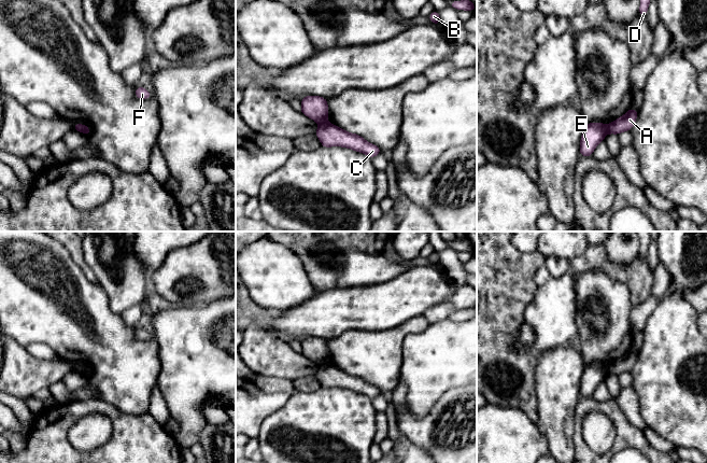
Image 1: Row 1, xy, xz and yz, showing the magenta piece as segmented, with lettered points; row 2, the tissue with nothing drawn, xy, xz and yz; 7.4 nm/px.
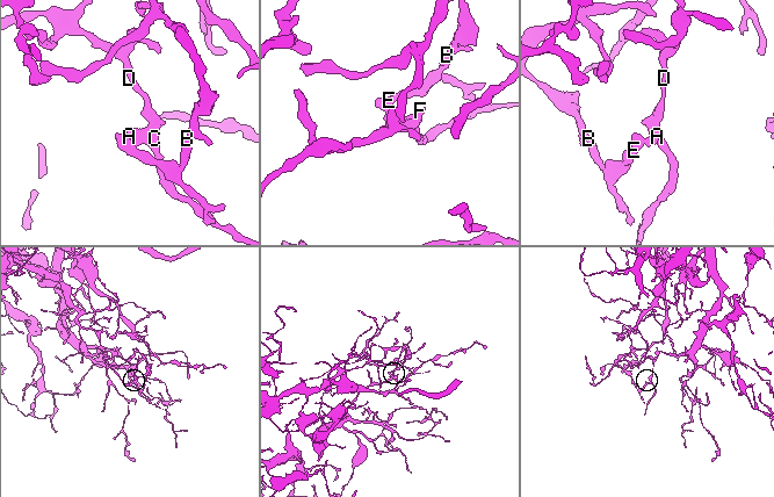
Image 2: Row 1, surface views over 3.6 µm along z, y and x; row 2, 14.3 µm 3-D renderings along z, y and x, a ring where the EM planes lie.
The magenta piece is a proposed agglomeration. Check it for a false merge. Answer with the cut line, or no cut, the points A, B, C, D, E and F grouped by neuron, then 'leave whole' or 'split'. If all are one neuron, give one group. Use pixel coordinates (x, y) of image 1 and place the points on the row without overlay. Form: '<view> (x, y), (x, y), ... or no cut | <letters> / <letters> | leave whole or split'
yz (606, 366), (607, 374) | A C D F / B E | split

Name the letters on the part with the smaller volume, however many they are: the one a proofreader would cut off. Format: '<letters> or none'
B, E

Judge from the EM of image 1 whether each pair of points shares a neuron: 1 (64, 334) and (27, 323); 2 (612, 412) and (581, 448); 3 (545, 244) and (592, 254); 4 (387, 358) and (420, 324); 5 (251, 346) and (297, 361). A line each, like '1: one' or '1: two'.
1: one
2: one
3: two
4: one
5: one

